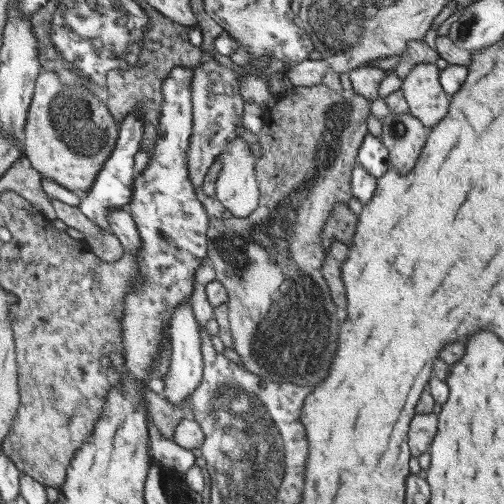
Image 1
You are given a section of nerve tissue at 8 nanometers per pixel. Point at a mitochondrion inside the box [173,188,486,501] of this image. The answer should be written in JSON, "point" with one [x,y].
{"point":[295,338]}

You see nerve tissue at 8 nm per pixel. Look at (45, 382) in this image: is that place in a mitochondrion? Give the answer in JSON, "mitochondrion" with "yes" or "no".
{"mitochondrion":"yes"}

